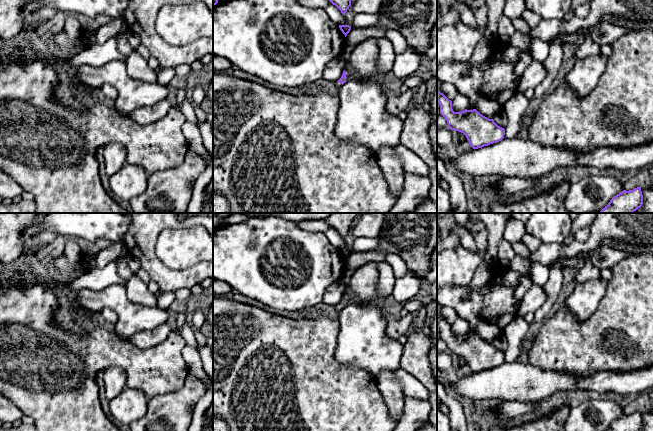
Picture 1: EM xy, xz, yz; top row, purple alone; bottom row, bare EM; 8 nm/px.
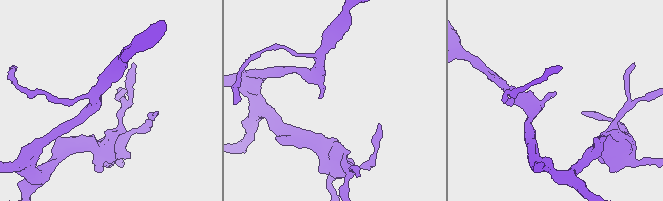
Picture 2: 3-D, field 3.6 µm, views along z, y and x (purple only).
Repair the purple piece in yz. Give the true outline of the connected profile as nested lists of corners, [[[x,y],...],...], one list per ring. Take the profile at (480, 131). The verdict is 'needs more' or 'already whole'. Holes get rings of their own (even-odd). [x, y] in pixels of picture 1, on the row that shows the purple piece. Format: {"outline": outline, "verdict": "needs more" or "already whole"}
{"outline": [[[440,91],[437,92],[437,101],[440,114],[446,119],[448,128],[463,133],[473,149],[497,143],[504,138],[505,129],[476,109],[454,112],[452,101]]], "verdict": "already whole"}

